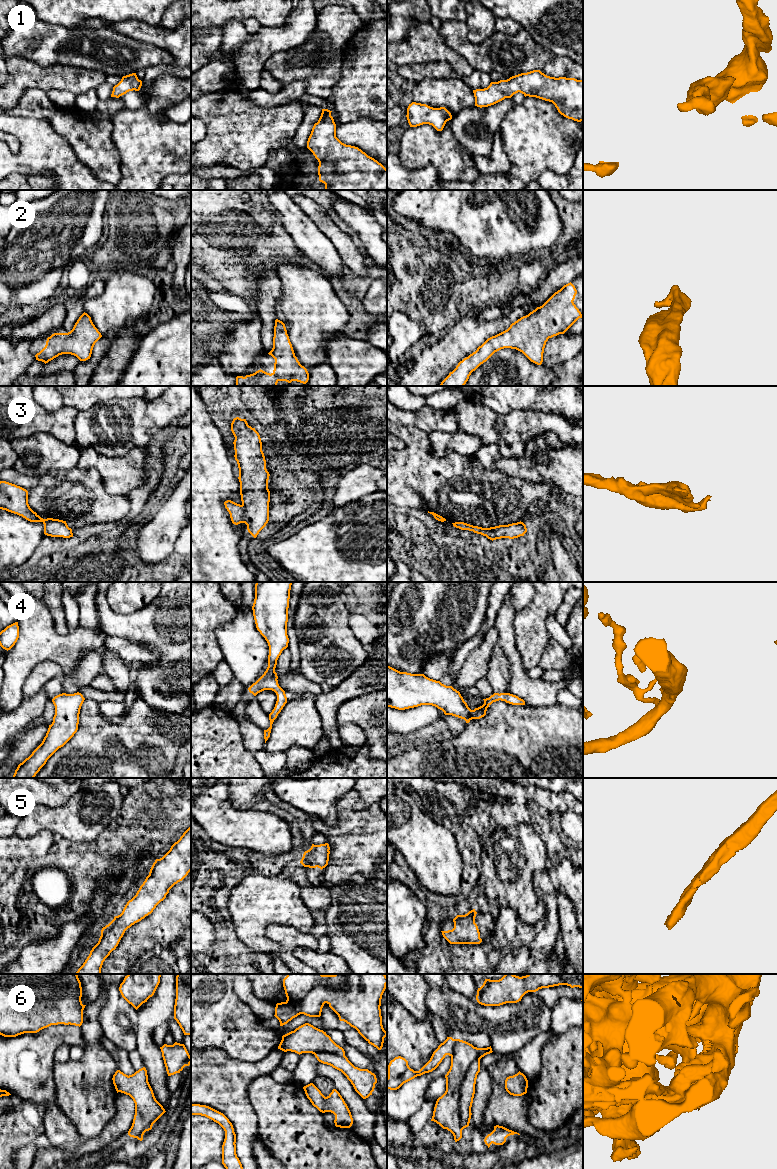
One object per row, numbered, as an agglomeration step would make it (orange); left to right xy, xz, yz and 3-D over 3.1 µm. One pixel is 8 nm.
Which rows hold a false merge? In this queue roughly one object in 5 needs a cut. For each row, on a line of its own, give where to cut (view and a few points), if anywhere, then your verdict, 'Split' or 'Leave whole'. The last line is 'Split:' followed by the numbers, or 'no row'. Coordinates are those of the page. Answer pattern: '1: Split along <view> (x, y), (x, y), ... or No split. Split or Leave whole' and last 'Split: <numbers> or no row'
1: No split. Leave whole
2: No split. Leave whole
3: No split. Leave whole
4: No split. Leave whole
5: No split. Leave whole
6: No split. Leave whole
Split: no row

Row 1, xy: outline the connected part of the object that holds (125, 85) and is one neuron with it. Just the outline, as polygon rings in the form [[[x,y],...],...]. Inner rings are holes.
[[[136,73],[123,76],[121,81],[113,87],[111,97],[119,98],[129,91],[139,91],[142,81],[138,79]]]

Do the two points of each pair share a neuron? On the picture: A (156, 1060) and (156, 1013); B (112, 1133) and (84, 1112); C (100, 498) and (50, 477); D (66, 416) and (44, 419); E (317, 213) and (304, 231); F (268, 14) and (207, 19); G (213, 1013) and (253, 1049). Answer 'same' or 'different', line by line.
A: same
B: different
C: same
D: same
E: different
F: same
G: same

